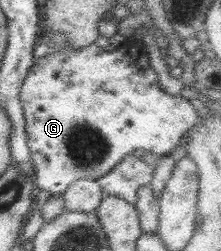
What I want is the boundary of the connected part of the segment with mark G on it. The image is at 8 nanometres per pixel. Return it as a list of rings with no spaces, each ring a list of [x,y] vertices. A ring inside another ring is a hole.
[[[134,38],[129,39],[128,42],[113,52],[104,51],[96,44],[92,44],[79,50],[60,50],[55,54],[48,54],[43,58],[38,58],[26,74],[25,81],[20,89],[19,98],[25,117],[27,144],[29,145],[33,167],[35,168],[34,182],[37,190],[44,189],[44,191],[48,191],[50,197],[62,196],[64,190],[76,180],[86,178],[97,180],[99,177],[105,176],[124,157],[130,154],[148,152],[157,153],[158,155],[170,154],[178,148],[180,141],[182,141],[189,129],[199,122],[199,116],[190,100],[183,97],[174,97],[174,95],[164,93],[160,89],[156,72],[154,72],[154,68],[150,66],[148,61],[146,46],[142,41],[134,40]]]

